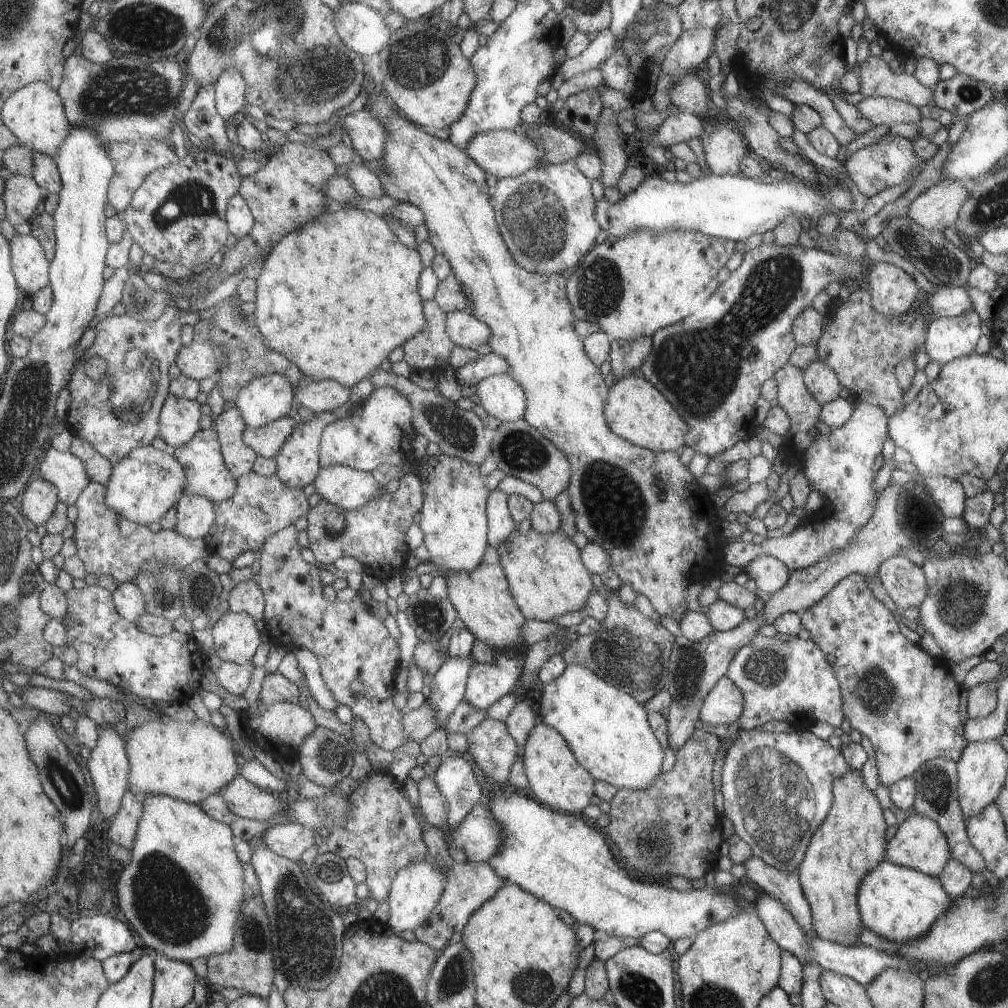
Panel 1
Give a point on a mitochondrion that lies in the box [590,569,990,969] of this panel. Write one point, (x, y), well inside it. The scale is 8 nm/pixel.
(776, 795)

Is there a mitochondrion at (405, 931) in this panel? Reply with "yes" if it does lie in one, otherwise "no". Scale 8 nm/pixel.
no

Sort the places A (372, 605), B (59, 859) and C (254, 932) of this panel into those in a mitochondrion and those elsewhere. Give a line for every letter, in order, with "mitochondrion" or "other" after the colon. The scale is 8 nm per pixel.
A: other
B: other
C: mitochondrion

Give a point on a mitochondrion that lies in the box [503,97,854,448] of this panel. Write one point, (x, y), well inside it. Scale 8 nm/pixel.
(699, 369)

